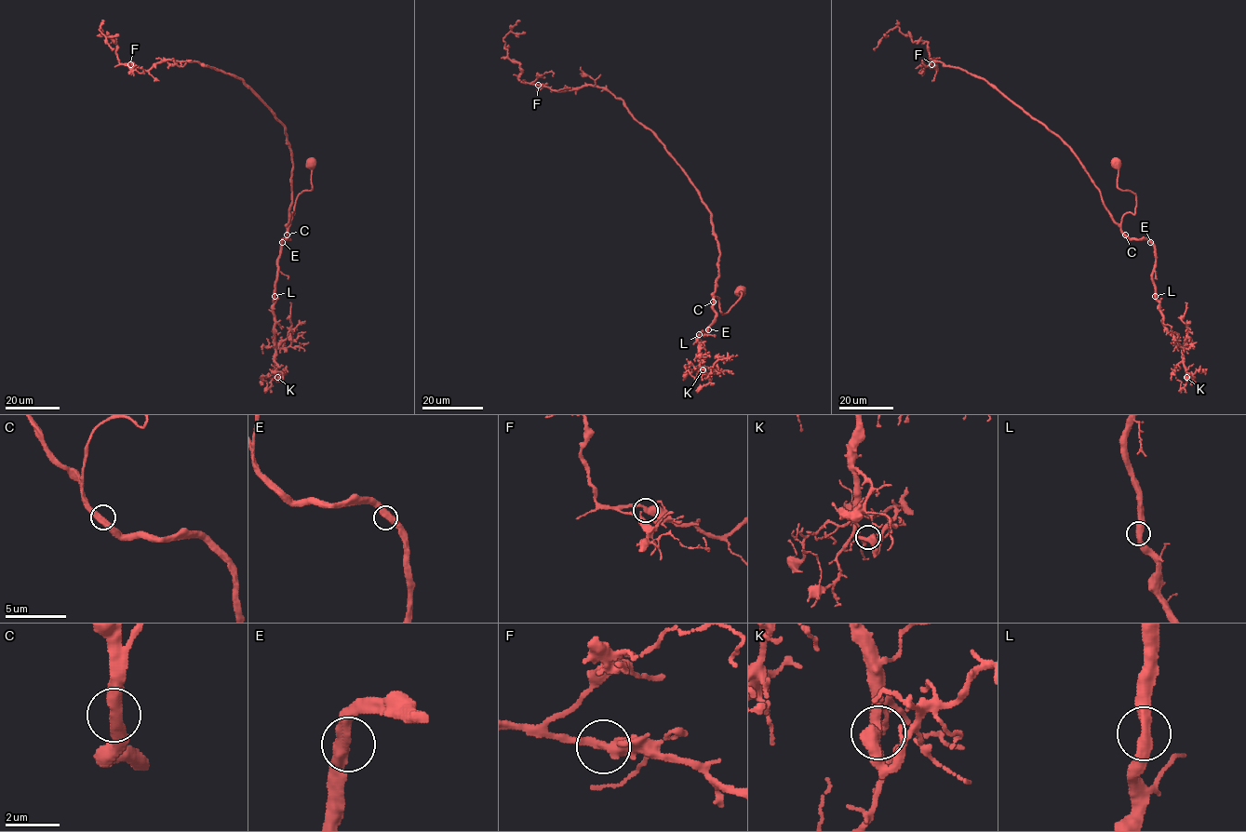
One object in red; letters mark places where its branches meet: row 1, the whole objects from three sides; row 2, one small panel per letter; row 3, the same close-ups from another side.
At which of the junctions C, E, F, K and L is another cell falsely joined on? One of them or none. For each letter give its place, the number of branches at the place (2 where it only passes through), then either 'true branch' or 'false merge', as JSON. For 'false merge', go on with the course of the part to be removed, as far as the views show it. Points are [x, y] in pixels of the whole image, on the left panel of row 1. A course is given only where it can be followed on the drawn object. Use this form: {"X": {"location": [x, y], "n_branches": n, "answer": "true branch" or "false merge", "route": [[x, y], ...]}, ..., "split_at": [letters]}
{"C": {"location": [287, 234], "n_branches": 2, "answer": "true branch"}, "E": {"location": [282, 242], "n_branches": 2, "answer": "true branch"}, "F": {"location": [130, 64], "n_branches": 2, "answer": "true branch"}, "K": {"location": [277, 377], "n_branches": 2, "answer": "true branch"}, "L": {"location": [274, 296], "n_branches": 2, "answer": "true branch"}, "split_at": []}

